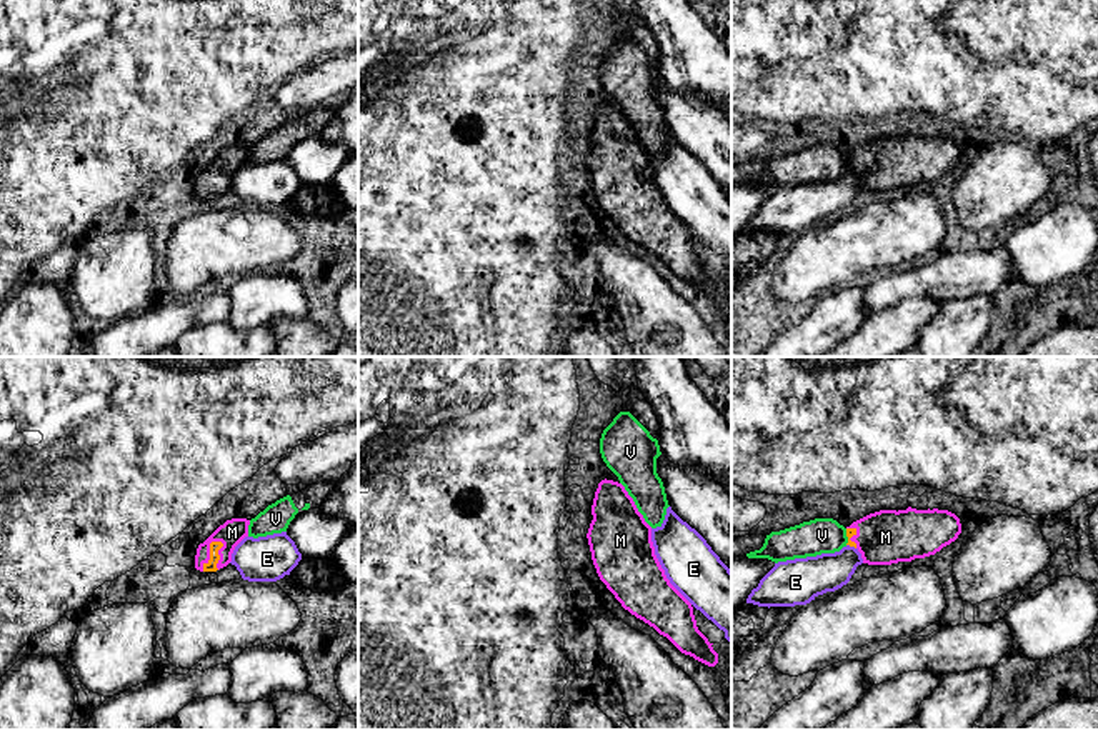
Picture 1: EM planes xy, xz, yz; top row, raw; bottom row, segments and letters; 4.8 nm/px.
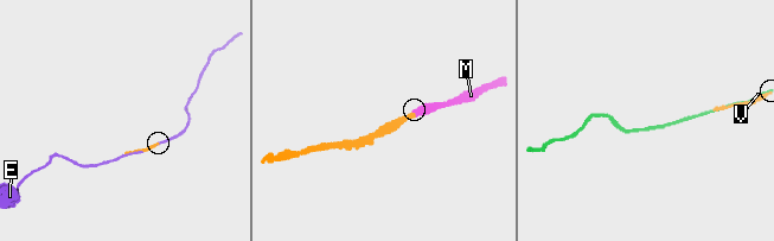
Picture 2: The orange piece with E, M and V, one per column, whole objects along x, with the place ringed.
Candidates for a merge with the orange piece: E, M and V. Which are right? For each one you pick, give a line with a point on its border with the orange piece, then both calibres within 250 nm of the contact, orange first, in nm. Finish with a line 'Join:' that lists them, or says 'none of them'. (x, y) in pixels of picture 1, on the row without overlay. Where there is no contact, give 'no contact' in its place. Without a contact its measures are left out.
M: meets orange in xy at (210, 179); 50 nm thick on the orange side, 120 nm on the other
Join: M

